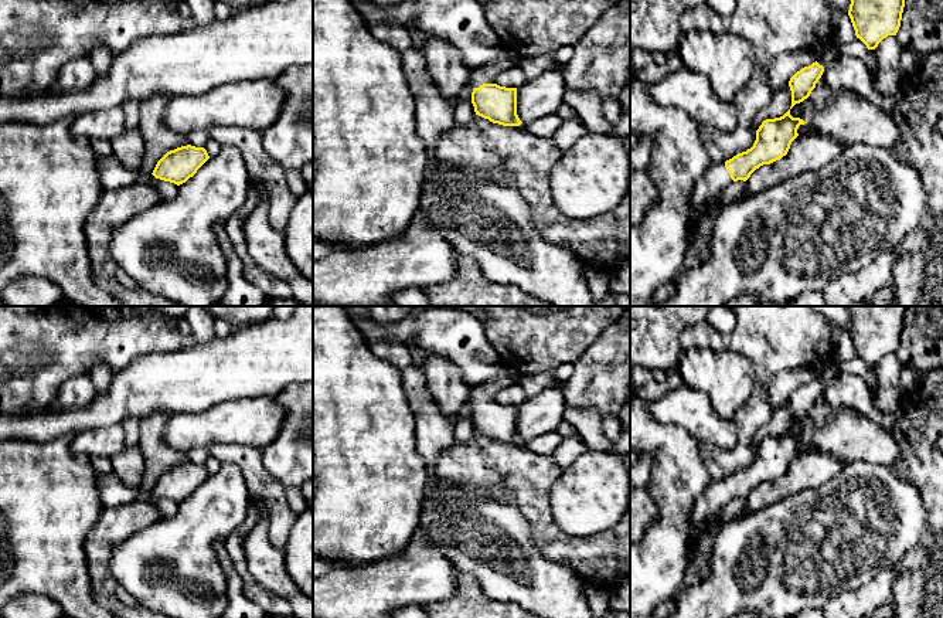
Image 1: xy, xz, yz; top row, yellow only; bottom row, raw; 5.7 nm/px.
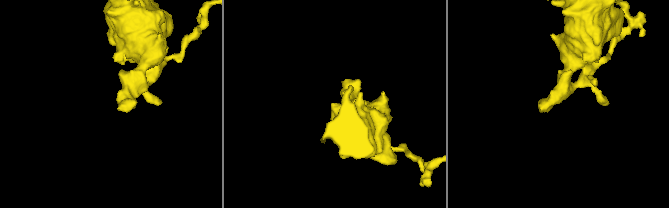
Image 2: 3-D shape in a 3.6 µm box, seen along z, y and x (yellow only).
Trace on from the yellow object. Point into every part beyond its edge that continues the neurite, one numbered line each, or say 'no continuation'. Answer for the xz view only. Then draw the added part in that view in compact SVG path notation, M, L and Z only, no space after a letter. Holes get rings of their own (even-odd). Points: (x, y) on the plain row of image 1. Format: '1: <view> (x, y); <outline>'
1: xz (484, 391); M496 377L483 384L470 387L467 403L474 407L483 401L494 401L494 394L500 390L504 381L504 377Z

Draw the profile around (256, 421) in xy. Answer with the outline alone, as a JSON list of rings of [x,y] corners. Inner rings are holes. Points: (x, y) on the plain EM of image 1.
[[[276,397],[239,398],[215,404],[202,414],[171,415],[164,441],[180,452],[219,444],[262,449],[278,437],[283,418]]]

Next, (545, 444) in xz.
[[[555,431],[555,432],[548,432],[548,434],[535,437],[532,439],[522,439],[521,444],[535,451],[537,454],[552,455],[562,441],[564,441],[564,437]]]

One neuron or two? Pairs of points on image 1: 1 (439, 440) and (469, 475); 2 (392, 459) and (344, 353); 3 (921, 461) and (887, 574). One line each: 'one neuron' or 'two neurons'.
1: two neurons
2: one neuron
3: two neurons

